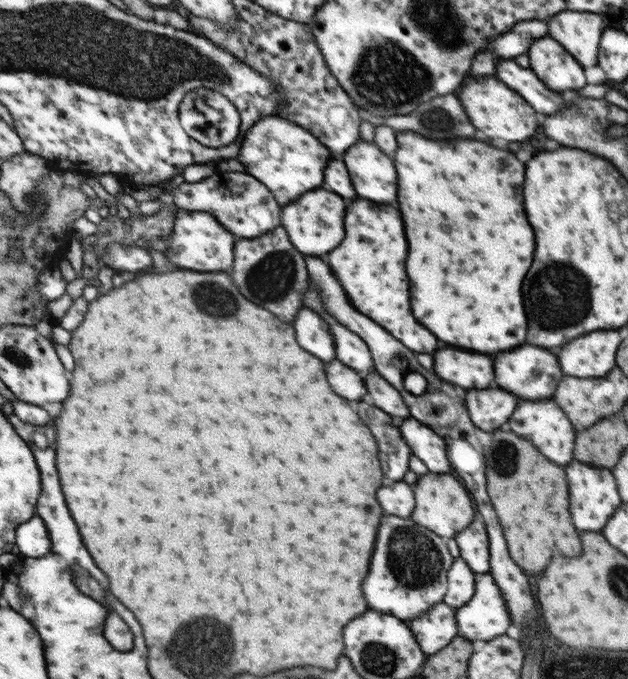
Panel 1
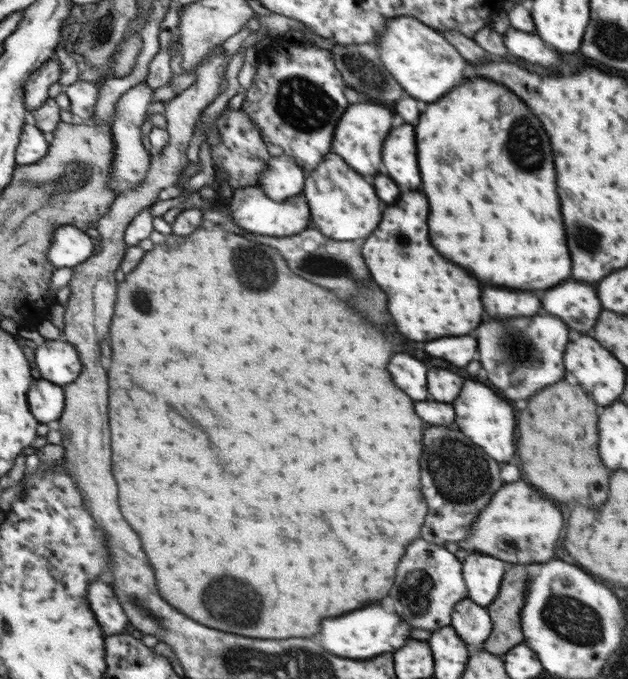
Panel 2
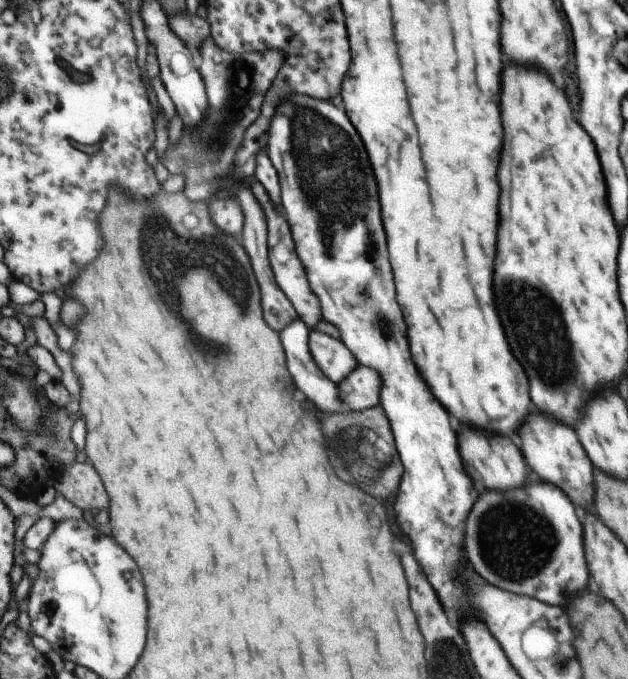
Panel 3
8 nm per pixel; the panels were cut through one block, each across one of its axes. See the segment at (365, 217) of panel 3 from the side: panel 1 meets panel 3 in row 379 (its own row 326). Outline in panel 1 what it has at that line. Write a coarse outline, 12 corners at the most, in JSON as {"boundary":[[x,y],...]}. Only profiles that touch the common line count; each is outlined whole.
{"boundary":[[355,200],[327,266],[359,314],[425,354],[399,212]]}

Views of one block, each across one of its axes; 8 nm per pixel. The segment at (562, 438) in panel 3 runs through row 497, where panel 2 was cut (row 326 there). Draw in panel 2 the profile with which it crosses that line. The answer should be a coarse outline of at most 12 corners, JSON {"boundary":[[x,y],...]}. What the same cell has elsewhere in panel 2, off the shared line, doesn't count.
{"boundary":[[567,280],[545,290],[543,311],[590,335],[598,292]]}

